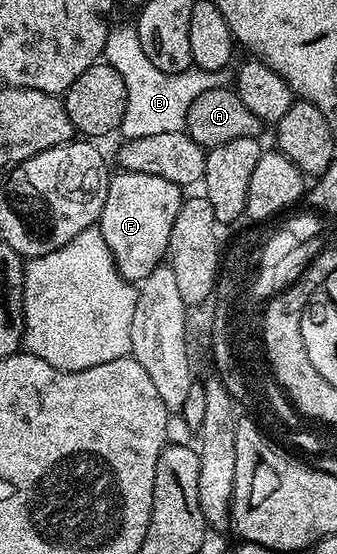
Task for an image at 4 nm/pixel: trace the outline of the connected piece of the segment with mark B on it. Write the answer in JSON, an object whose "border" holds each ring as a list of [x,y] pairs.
{"border":[[[129,23],[118,28],[113,27],[109,31],[103,59],[105,63],[114,66],[126,84],[126,113],[118,129],[125,139],[183,131],[186,114],[189,113],[194,99],[206,90],[219,87],[220,84],[217,73],[204,71],[195,66],[178,74],[158,70],[158,66],[147,58],[135,25]]]}

